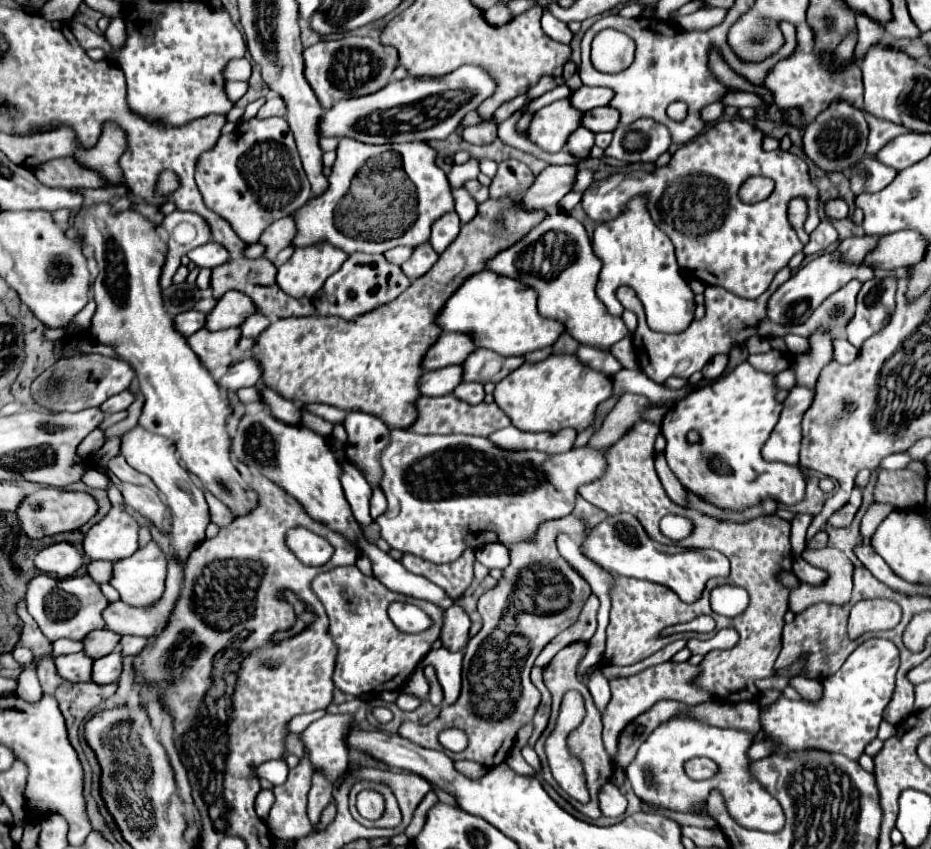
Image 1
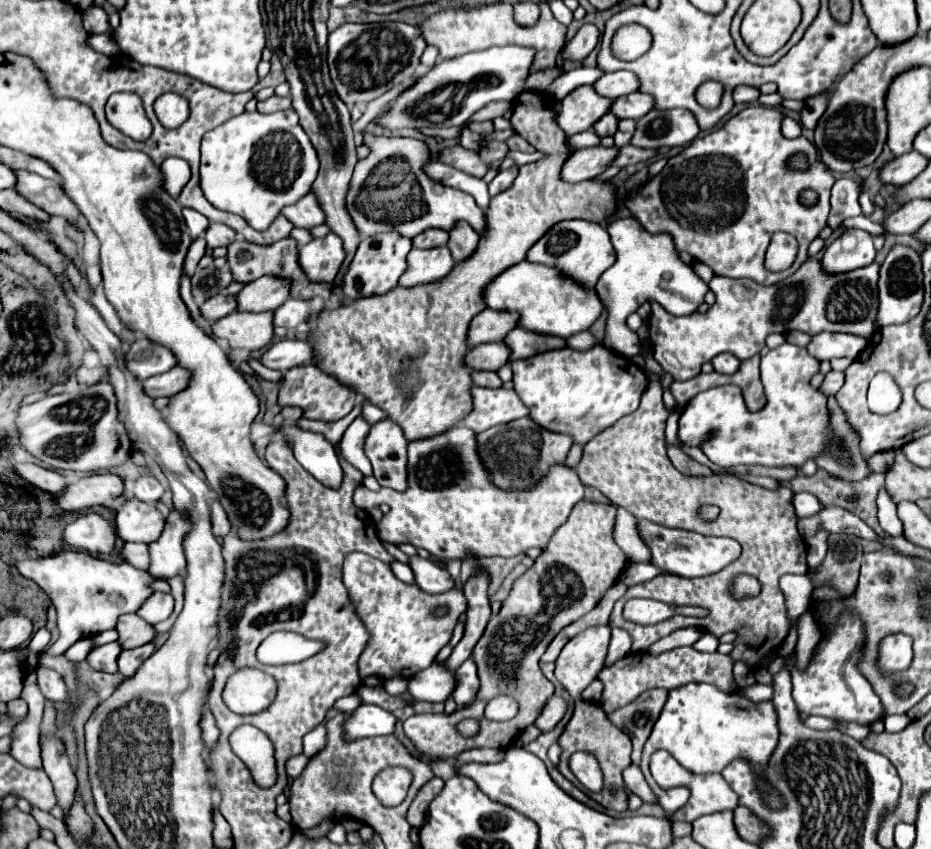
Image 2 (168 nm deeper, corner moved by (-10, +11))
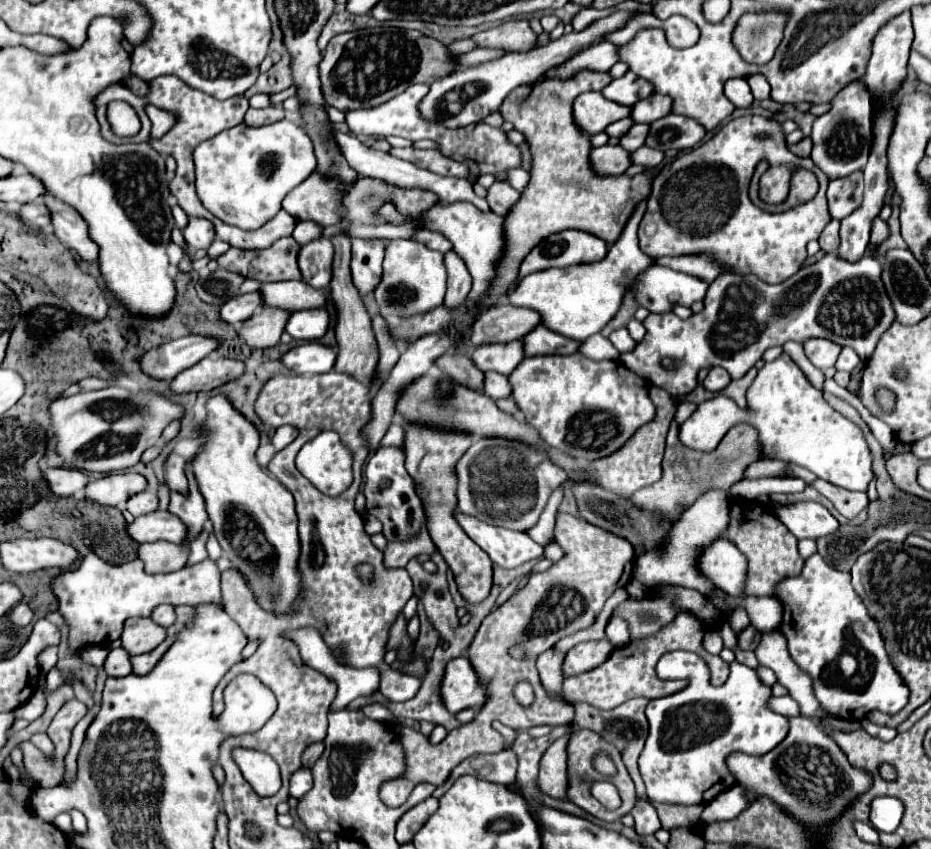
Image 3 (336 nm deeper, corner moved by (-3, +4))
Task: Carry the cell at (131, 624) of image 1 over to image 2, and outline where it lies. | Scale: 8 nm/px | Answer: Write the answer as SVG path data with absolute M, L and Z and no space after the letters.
M154 593L138 611L138 615L142 619L146 619L148 623L156 625L164 619L168 619L174 611L174 599L172 595L166 595L166 593Z

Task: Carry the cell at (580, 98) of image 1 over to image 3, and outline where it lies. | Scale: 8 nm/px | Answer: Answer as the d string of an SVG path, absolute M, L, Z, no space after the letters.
M627 72L625 76L609 82L601 94L607 100L613 100L617 104L625 104L625 106L633 106L635 102L647 98L653 94L653 88L649 86L649 82L645 82L641 76Z

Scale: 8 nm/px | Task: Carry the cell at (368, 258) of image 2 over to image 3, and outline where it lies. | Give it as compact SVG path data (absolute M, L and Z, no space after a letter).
M353 238L351 276L361 296L371 294L383 276L387 240L385 238Z

